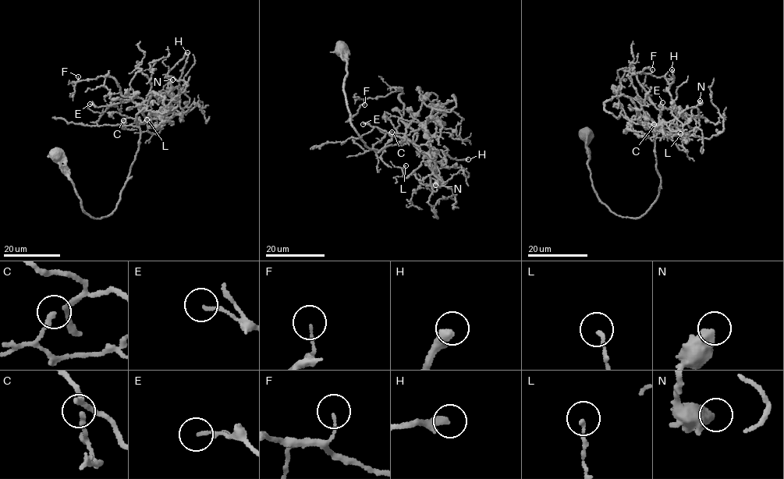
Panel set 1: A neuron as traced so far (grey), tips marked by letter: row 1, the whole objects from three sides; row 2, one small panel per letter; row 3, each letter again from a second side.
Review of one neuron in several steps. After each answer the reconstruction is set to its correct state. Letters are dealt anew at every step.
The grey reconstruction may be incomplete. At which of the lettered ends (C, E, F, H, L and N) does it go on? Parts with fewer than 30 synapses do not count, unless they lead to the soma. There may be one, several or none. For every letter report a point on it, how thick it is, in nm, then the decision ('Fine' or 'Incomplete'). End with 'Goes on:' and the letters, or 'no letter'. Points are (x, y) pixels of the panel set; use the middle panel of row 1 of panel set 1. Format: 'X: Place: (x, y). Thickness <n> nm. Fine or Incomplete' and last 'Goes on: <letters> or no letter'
C: Place: (392, 132). Thickness 140 nm. Fine
E: Place: (363, 124). Thickness 130 nm. Fine
F: Place: (364, 104). Thickness 100 nm. Fine
H: Place: (468, 159). Thickness 360 nm. Incomplete
L: Place: (406, 165). Thickness 140 nm. Fine
N: Place: (435, 185). Thickness 550 nm. Fine
Goes on: H

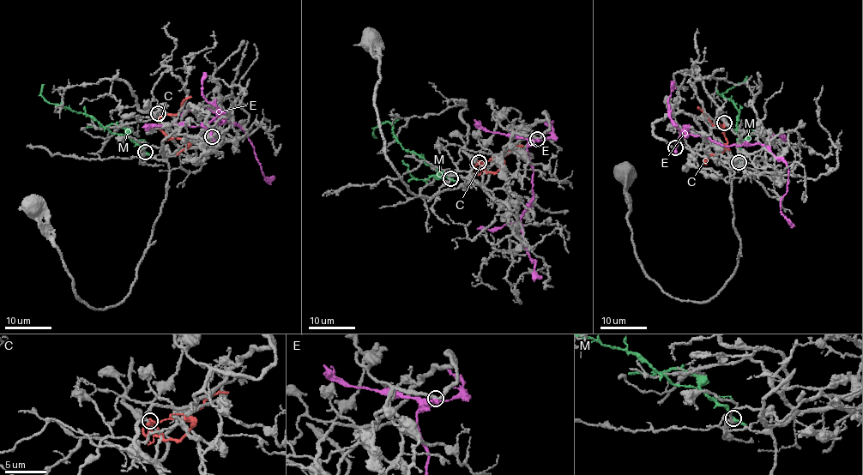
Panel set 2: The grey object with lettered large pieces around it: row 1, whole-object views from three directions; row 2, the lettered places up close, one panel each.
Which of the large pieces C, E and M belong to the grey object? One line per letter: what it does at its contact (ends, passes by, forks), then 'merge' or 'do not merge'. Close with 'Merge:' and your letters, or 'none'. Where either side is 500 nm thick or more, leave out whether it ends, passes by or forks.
C: it passes by; do not merge
E: it passes by; do not merge
M: it passes by; do not merge
Merge: none

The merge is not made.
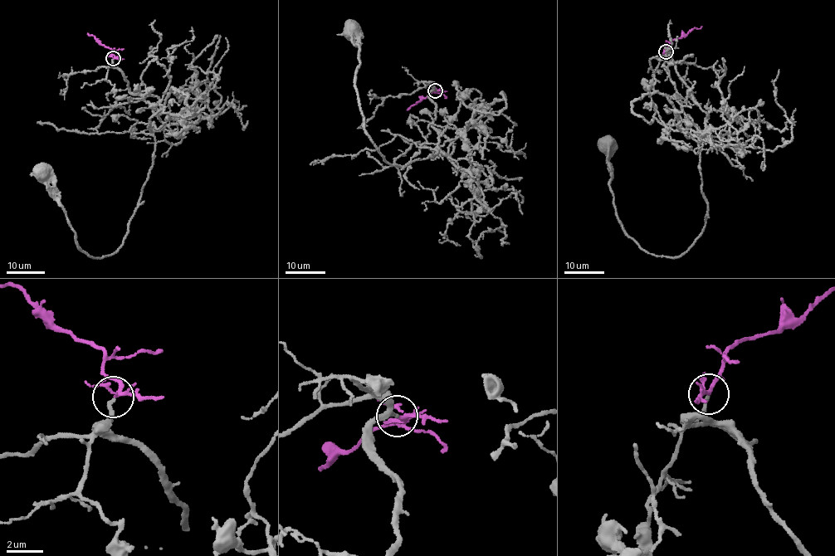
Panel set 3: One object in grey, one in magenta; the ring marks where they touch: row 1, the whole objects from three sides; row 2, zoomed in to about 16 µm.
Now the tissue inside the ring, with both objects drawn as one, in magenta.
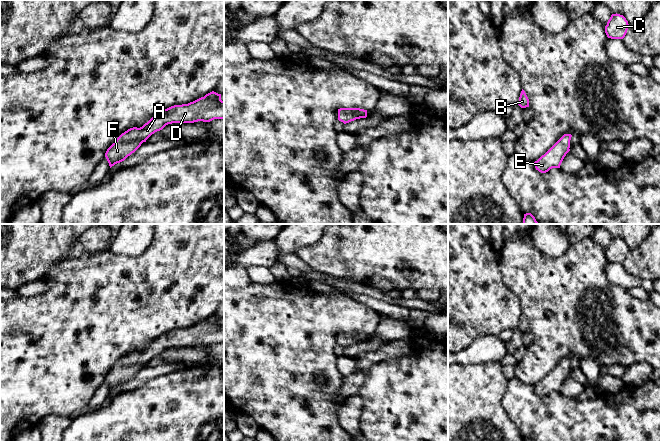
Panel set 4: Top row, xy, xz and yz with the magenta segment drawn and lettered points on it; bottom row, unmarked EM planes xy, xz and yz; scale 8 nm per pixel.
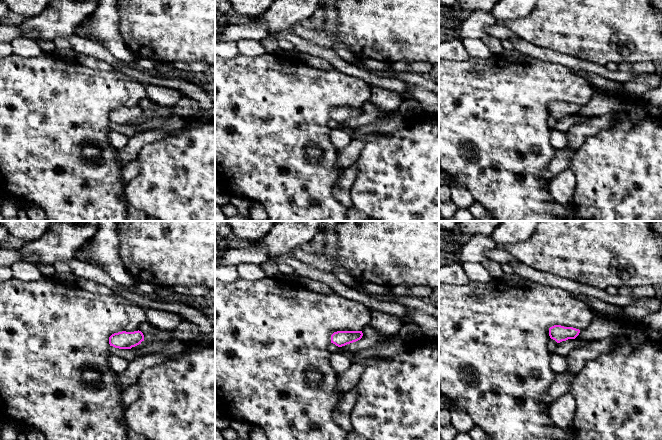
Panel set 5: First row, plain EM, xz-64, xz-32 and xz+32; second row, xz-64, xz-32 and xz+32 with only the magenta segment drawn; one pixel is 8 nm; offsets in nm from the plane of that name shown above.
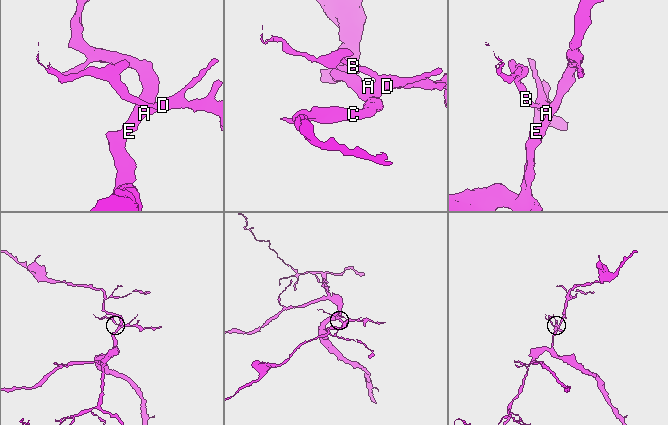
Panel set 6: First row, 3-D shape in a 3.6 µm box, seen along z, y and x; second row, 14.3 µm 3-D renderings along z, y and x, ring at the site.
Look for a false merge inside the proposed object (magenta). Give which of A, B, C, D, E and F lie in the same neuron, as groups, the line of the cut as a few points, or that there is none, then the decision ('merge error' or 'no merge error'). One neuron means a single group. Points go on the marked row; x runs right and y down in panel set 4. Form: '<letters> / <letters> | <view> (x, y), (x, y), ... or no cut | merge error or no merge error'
A B C D E F | no cut | no merge error

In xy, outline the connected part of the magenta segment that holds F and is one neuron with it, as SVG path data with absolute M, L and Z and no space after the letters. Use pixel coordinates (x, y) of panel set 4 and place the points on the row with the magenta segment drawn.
M214 91L193 102L174 105L154 115L142 127L133 127L122 133L107 149L105 157L110 168L124 161L155 132L172 123L210 122L224 119L224 101Z

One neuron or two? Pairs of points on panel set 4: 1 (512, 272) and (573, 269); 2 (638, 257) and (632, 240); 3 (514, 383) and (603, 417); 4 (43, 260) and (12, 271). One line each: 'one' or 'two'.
1: one
2: two
3: one
4: one

